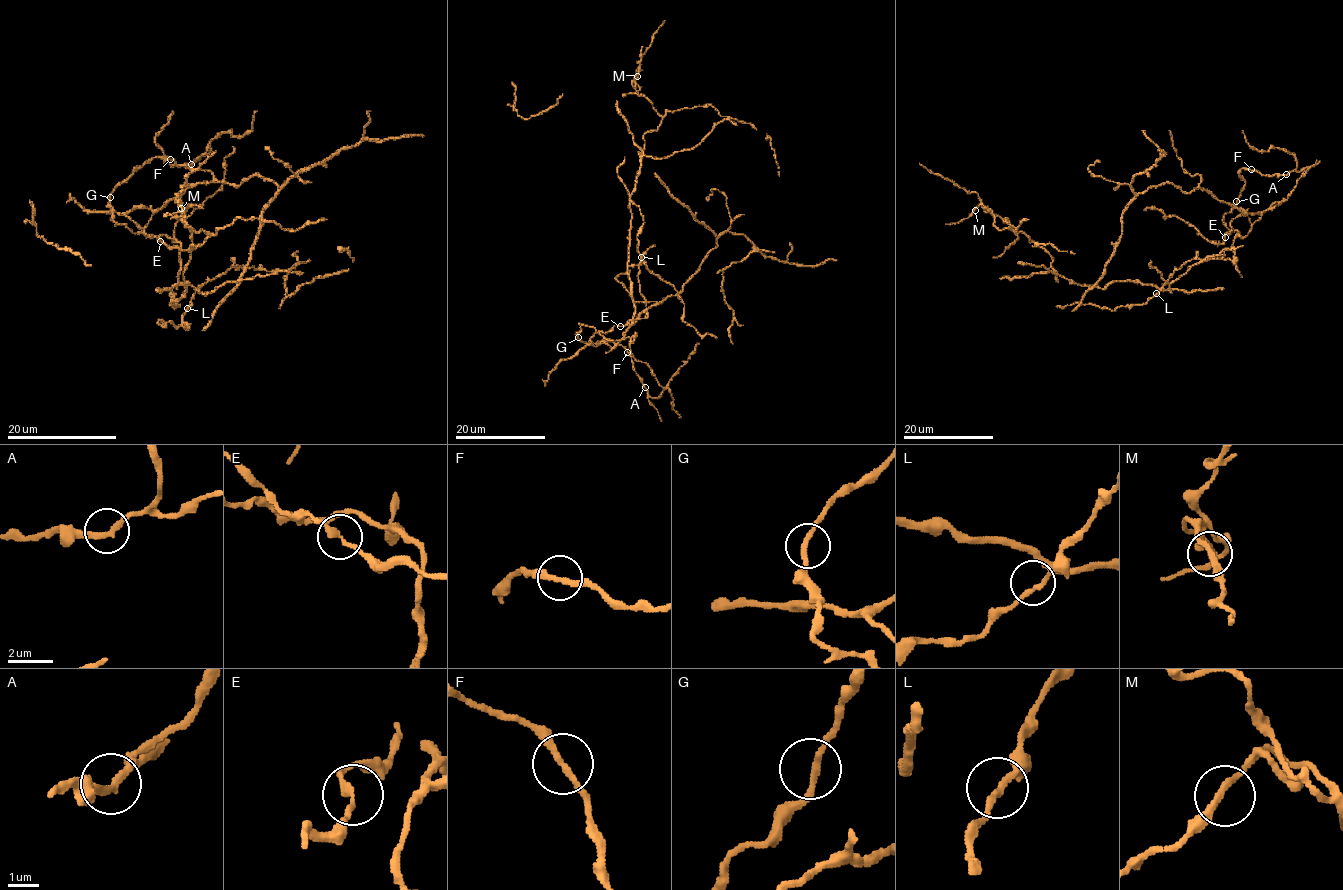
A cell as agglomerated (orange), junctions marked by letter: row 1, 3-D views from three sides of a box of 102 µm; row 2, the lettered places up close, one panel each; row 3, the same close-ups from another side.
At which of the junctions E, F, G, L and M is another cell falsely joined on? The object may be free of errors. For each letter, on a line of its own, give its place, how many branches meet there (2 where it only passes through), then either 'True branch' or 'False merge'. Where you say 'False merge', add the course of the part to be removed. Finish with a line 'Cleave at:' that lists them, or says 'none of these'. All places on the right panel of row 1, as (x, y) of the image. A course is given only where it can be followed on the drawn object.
E: Place: (1225, 237). Branches: 2. True branch
F: Place: (1251, 169). Branches: 2. True branch
G: Place: (1236, 201). Branches: 2. True branch
L: Place: (1156, 293). Branches: 2. True branch
M: Place: (975, 210). Branches: 2. True branch
Cleave at: none of these

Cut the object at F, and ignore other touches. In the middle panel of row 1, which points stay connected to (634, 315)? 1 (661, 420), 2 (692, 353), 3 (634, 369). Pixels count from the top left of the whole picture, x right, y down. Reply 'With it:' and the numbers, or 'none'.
With it: none

